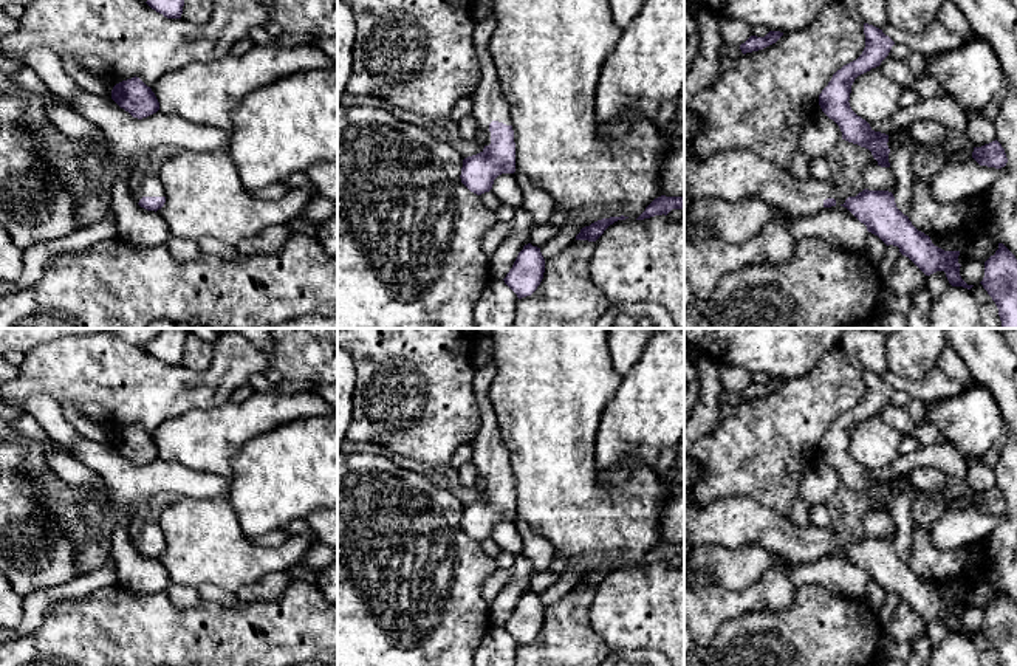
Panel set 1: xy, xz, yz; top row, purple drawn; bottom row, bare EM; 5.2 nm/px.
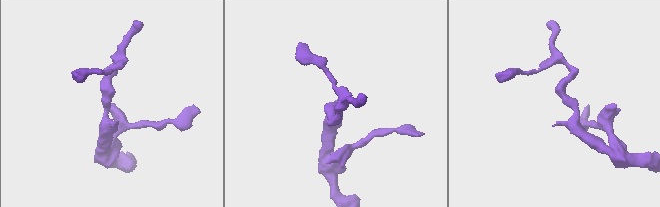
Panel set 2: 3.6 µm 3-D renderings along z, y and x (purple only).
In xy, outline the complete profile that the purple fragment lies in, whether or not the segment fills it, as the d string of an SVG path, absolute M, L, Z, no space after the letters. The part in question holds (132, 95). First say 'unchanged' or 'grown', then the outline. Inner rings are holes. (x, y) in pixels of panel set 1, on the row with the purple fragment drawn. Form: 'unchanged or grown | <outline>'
unchanged | M132 77L116 84L111 90L111 99L133 118L142 119L159 110L159 102L139 77Z

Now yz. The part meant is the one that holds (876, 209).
grown | M684 141L684 194L689 198L718 197L726 201L760 200L780 208L789 218L844 206L887 246L898 246L926 276L944 271L952 287L974 287L960 276L960 251L935 246L896 208L889 191L854 192L834 180L799 181L751 150L734 149L700 156L692 142Z

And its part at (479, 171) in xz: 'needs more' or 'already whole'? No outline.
needs more

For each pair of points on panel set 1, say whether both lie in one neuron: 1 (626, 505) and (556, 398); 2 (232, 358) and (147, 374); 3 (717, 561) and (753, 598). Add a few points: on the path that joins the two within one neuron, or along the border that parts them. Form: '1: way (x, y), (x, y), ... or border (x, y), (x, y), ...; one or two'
1: way (596, 490), (556, 449), (556, 428); one
2: way (211, 380), (169, 381); one
3: border (773, 566), (740, 589), (715, 584); two

